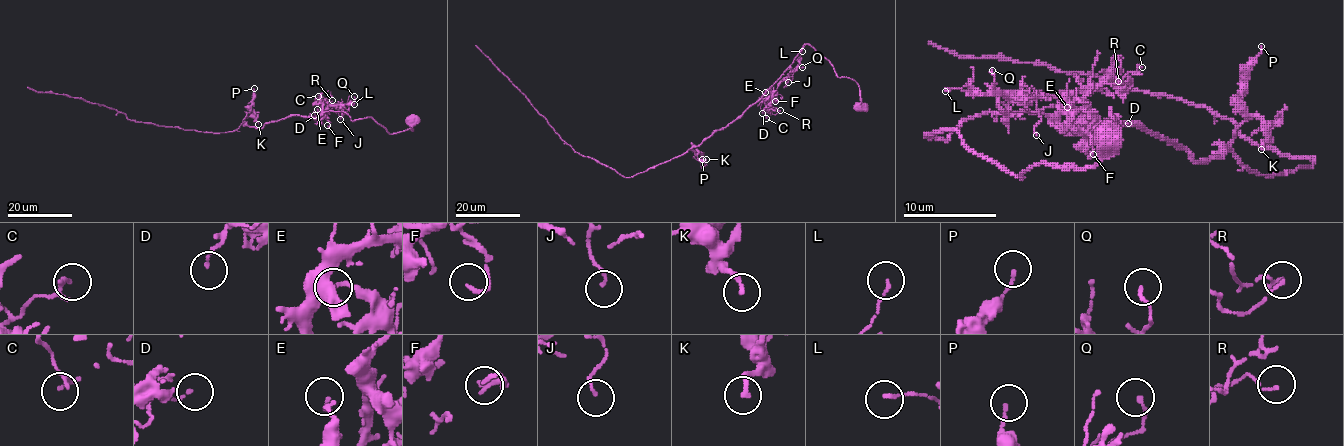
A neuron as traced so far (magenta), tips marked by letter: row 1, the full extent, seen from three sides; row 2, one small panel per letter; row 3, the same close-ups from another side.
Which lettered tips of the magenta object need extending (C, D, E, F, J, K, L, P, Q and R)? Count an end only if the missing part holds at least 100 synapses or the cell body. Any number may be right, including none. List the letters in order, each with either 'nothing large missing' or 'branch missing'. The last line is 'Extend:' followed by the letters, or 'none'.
C: nothing large missing
D: nothing large missing
E: nothing large missing
F: nothing large missing
J: nothing large missing
K: nothing large missing
L: nothing large missing
P: nothing large missing
Q: nothing large missing
R: nothing large missing
Extend: none

